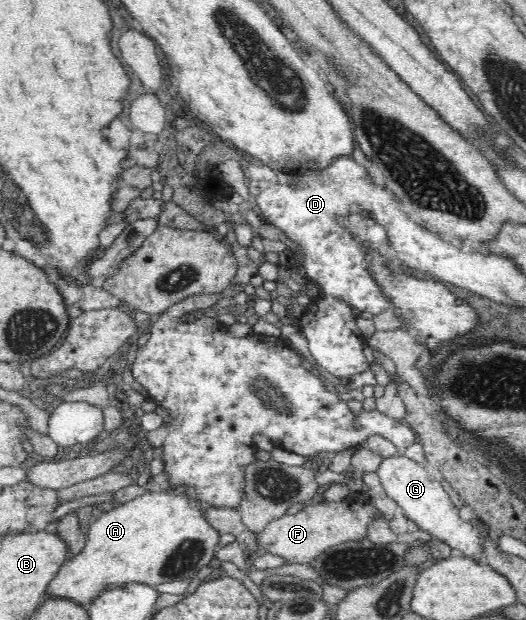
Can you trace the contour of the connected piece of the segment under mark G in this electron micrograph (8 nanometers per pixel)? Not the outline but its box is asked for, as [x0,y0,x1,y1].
[375,452,482,560]

